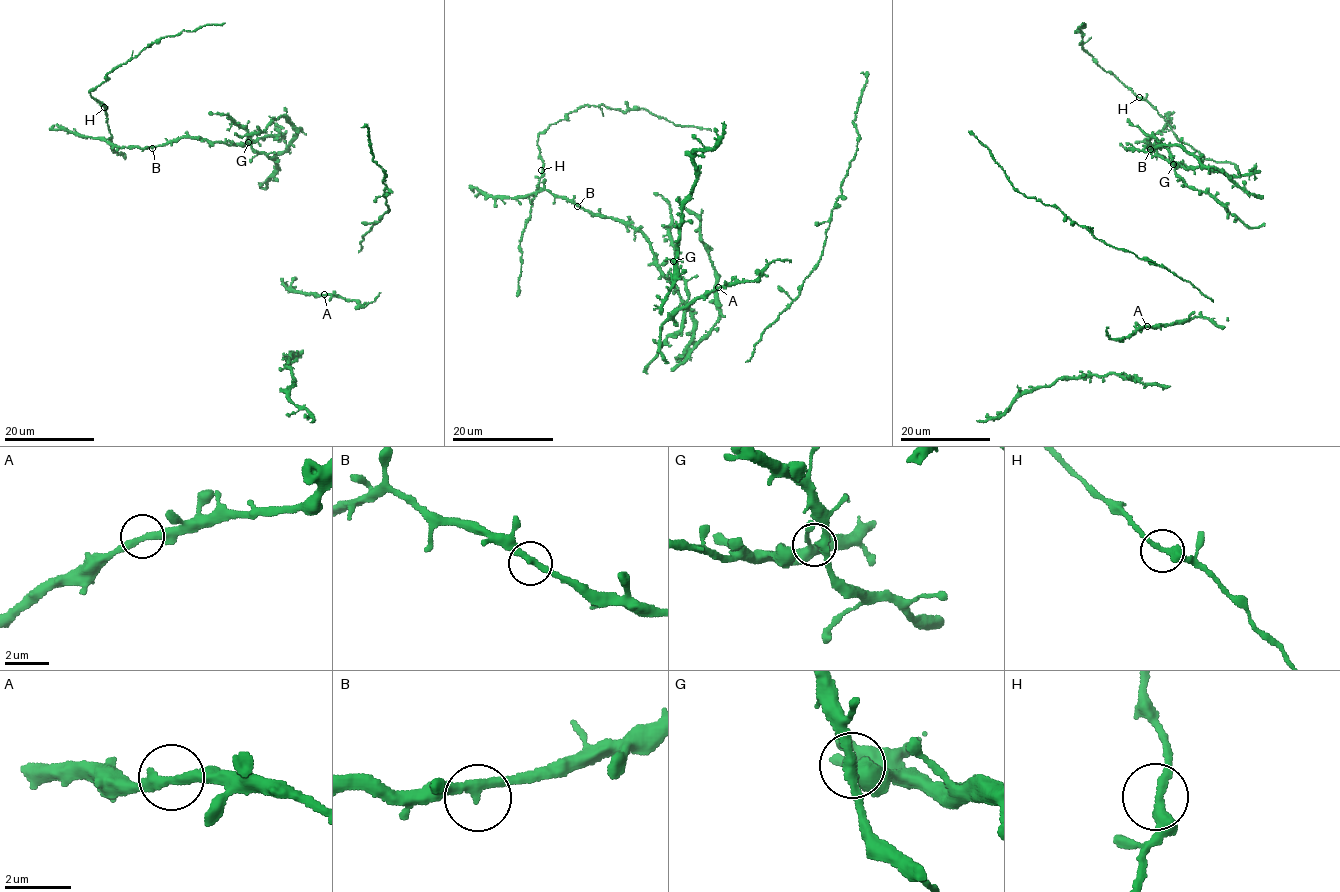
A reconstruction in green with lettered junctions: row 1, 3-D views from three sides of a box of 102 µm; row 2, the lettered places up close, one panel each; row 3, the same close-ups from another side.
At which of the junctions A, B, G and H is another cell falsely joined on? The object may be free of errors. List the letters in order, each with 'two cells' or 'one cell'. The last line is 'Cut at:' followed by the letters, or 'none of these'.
A: one cell
B: one cell
G: one cell
H: one cell
Cut at: none of these

